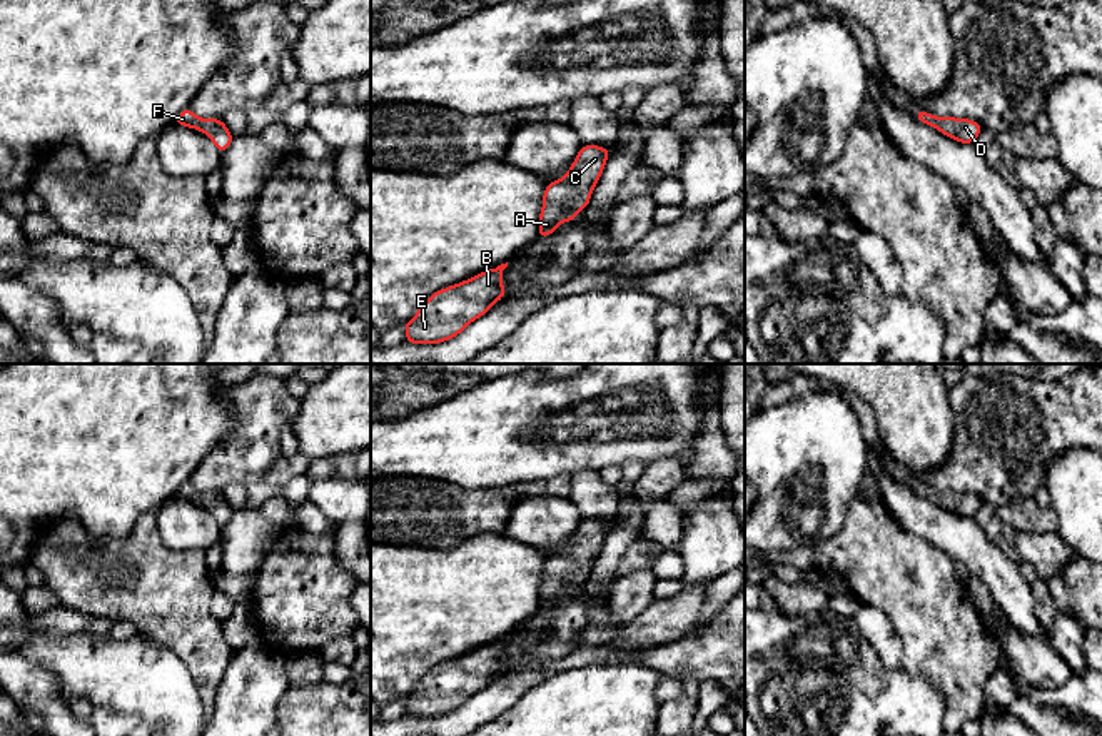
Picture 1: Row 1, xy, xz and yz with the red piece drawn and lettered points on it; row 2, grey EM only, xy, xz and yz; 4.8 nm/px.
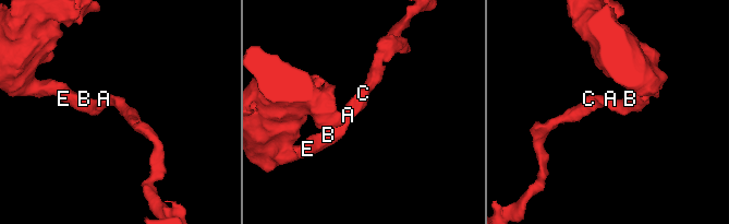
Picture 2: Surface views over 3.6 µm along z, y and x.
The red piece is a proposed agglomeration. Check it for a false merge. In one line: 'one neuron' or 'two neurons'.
one neuron

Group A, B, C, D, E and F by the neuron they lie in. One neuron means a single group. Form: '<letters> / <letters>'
A B C D E F

